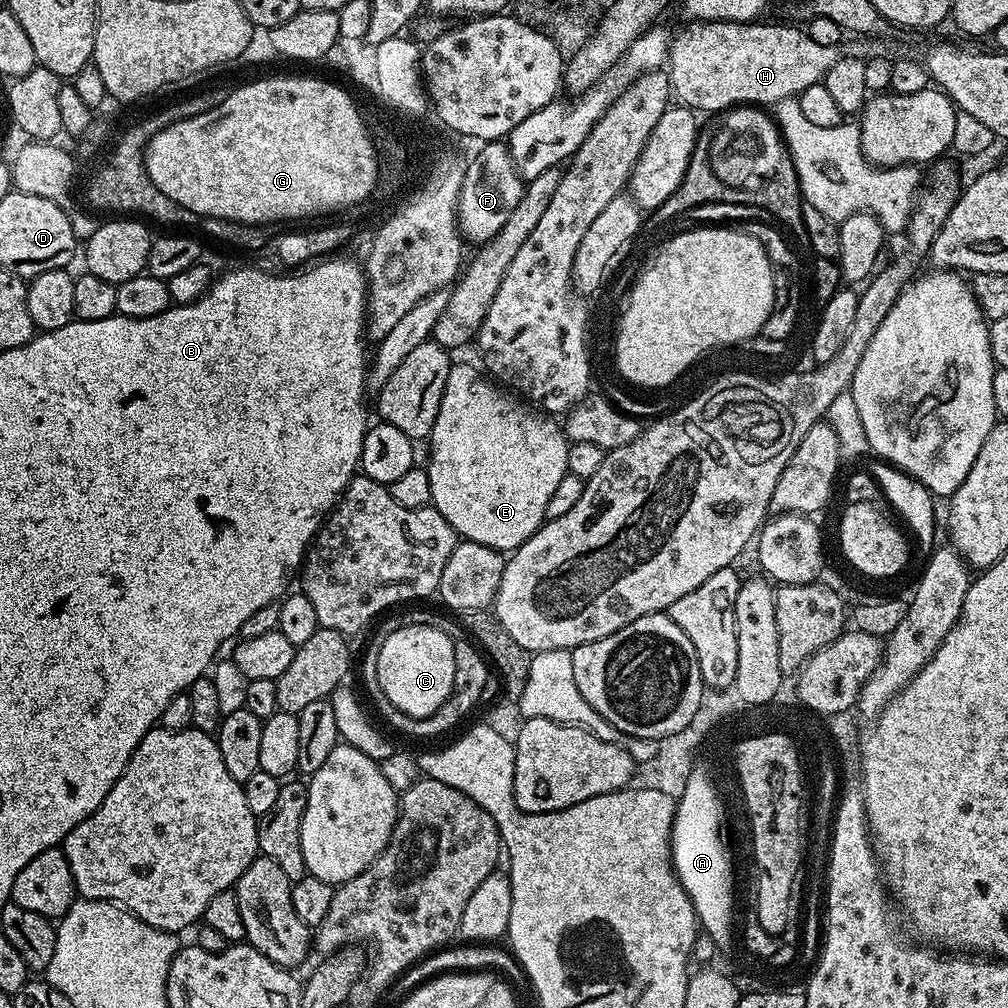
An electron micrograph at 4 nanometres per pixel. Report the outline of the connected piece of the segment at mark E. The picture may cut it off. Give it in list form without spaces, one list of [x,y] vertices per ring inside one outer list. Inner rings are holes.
[[[453,363],[446,378],[446,390],[442,390],[438,418],[430,437],[432,453],[426,461],[432,495],[431,507],[436,508],[438,514],[446,518],[446,522],[450,522],[457,537],[490,546],[501,554],[511,554],[544,525],[546,506],[550,498],[554,498],[558,482],[562,482],[562,478],[568,475],[570,441],[565,429],[558,428],[551,415],[509,394],[477,368],[472,364]]]

